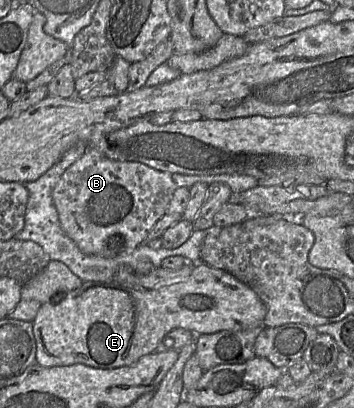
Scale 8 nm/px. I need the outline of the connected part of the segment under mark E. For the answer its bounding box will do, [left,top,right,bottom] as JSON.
[33,263,266,369]

